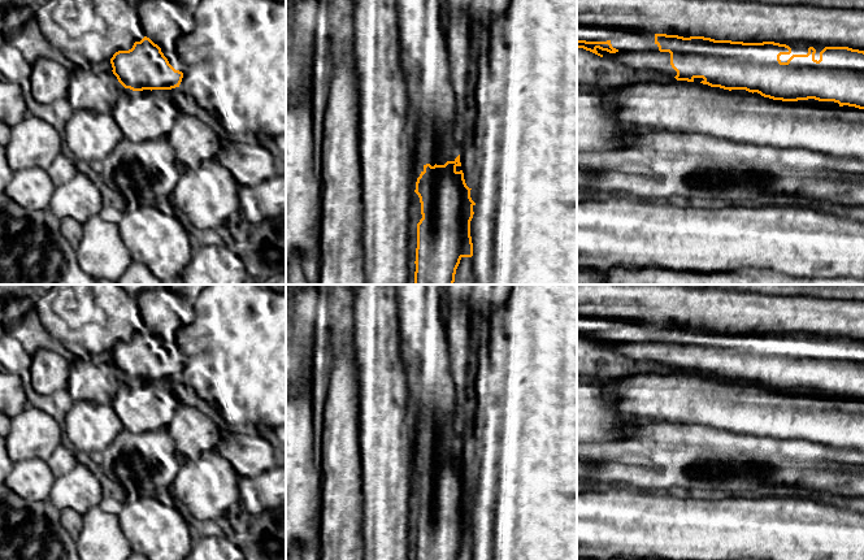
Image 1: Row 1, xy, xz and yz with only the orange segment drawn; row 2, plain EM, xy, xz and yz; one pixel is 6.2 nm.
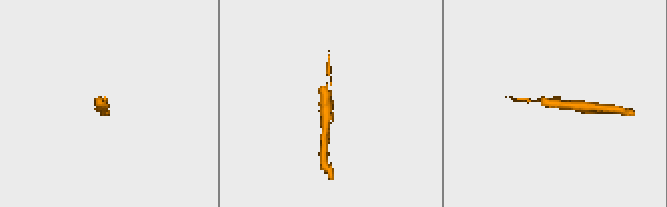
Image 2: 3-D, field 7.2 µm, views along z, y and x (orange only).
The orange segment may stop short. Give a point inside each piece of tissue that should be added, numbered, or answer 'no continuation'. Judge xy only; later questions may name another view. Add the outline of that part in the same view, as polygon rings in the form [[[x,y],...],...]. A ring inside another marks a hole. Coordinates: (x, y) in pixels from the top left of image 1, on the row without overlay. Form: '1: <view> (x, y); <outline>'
1: xy (153, 305); [[[160,288],[143,291],[135,299],[146,327],[161,339],[175,361],[183,364],[184,357],[175,337],[182,321],[170,308],[172,304],[178,304],[182,298],[168,288]]]

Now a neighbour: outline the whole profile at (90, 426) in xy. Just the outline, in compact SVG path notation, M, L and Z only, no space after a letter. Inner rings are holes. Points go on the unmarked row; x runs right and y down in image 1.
M81 400L66 412L62 430L75 451L103 453L125 427L112 405Z

